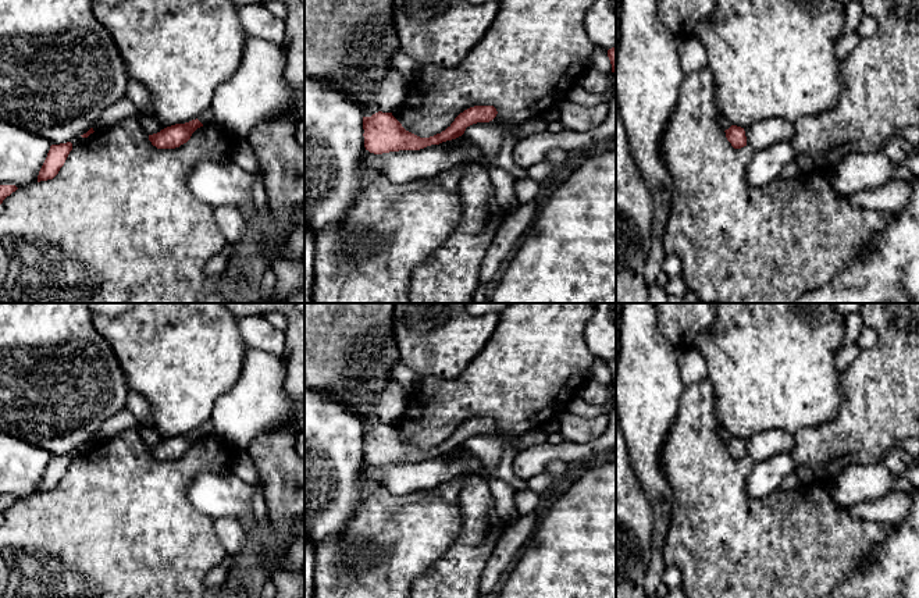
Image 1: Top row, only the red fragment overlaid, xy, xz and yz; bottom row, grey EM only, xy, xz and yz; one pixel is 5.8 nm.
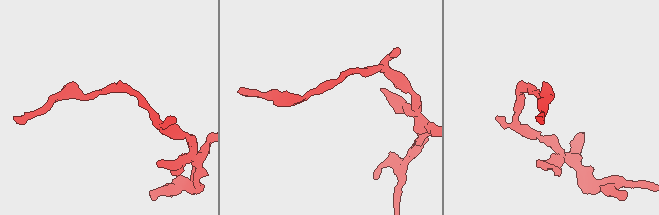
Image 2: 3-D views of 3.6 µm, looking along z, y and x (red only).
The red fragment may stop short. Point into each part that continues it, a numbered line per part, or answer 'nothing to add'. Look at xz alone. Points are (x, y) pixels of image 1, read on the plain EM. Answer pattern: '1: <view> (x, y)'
nothing to add

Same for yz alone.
nothing to add

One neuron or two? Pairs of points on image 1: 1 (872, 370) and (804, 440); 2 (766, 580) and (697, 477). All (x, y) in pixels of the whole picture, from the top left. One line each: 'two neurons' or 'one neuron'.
1: one neuron
2: one neuron

